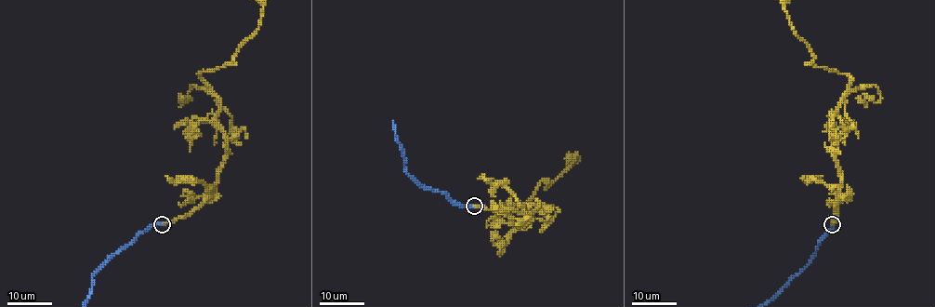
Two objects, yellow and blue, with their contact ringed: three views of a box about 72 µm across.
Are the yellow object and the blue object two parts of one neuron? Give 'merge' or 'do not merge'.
merge

